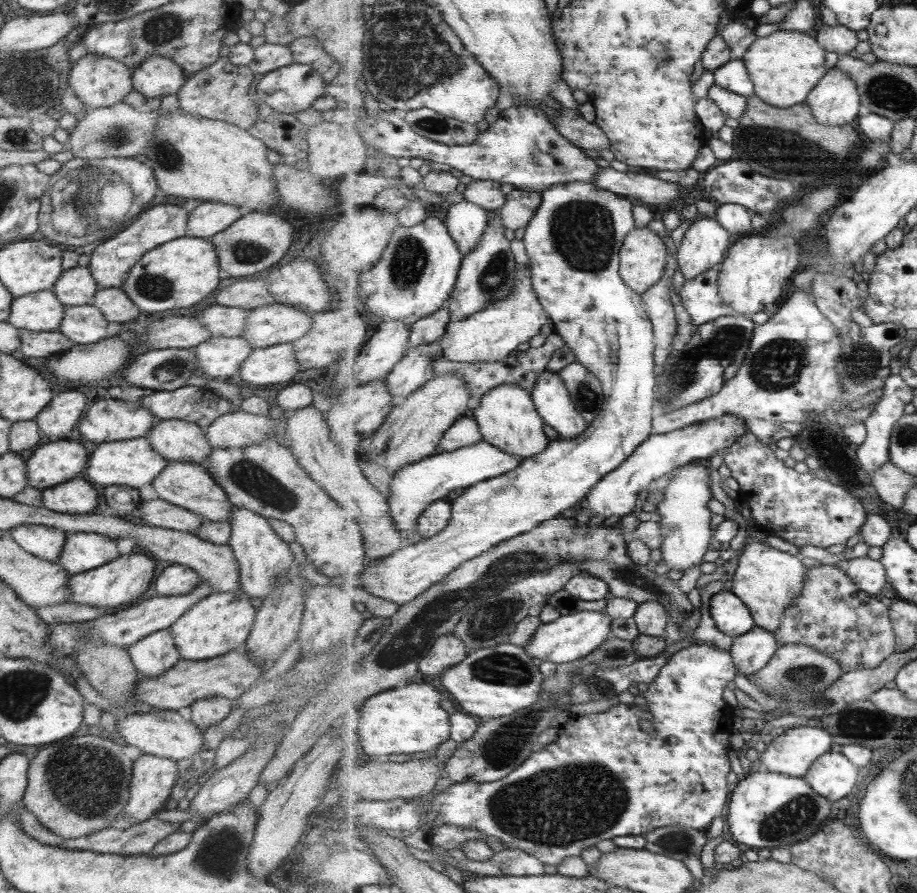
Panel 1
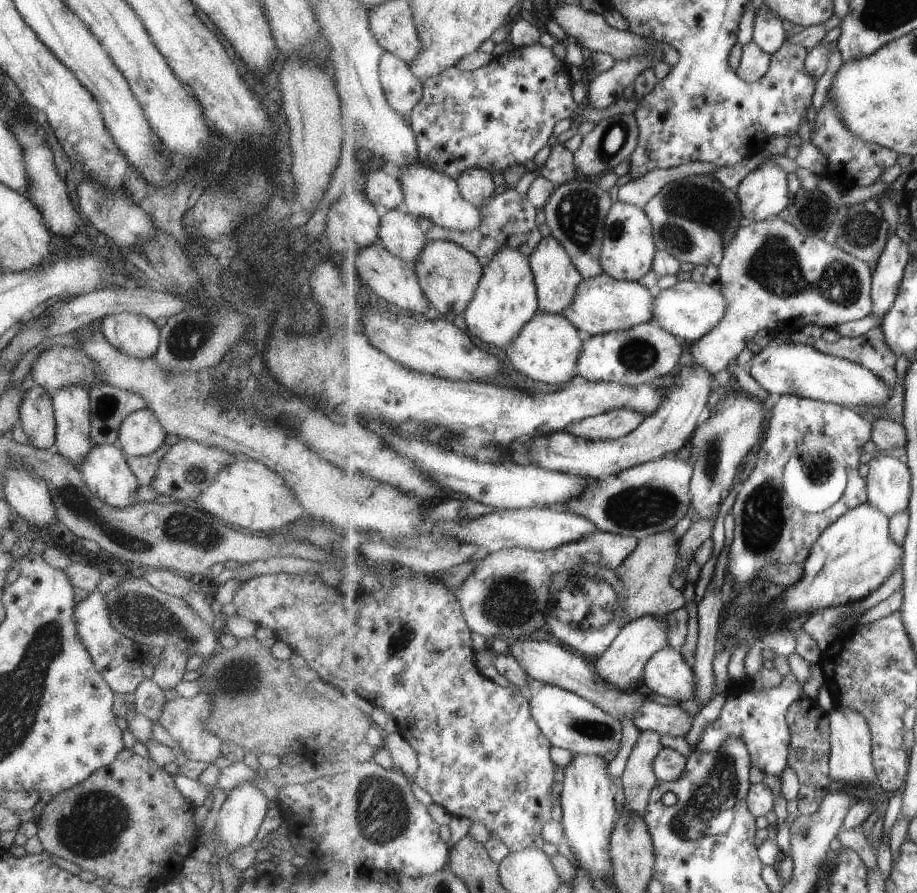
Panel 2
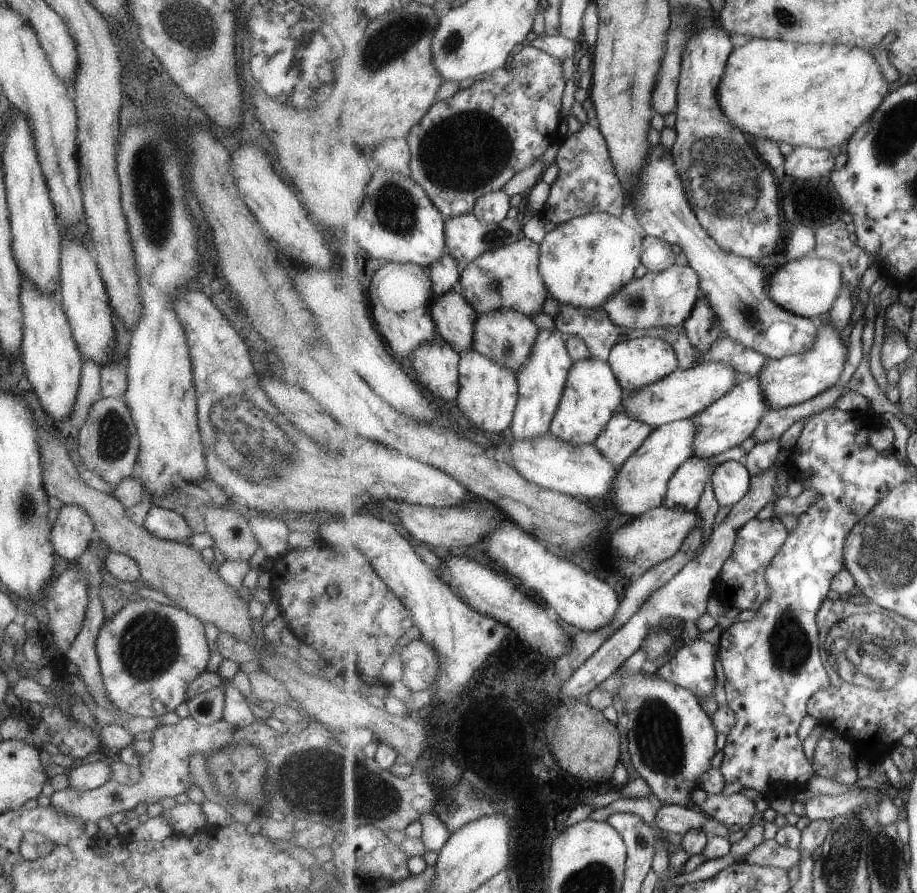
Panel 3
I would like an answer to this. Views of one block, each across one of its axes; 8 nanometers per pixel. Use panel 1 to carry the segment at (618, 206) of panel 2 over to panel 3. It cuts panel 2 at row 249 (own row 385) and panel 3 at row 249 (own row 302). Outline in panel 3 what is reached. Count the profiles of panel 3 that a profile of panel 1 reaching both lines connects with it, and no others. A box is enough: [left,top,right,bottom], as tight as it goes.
[540,213,644,309]

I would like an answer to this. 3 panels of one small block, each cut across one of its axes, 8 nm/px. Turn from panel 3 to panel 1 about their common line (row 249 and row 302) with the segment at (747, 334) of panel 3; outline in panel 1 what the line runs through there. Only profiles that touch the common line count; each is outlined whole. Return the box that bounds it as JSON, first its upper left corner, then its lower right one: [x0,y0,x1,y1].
[679,264,736,324]

